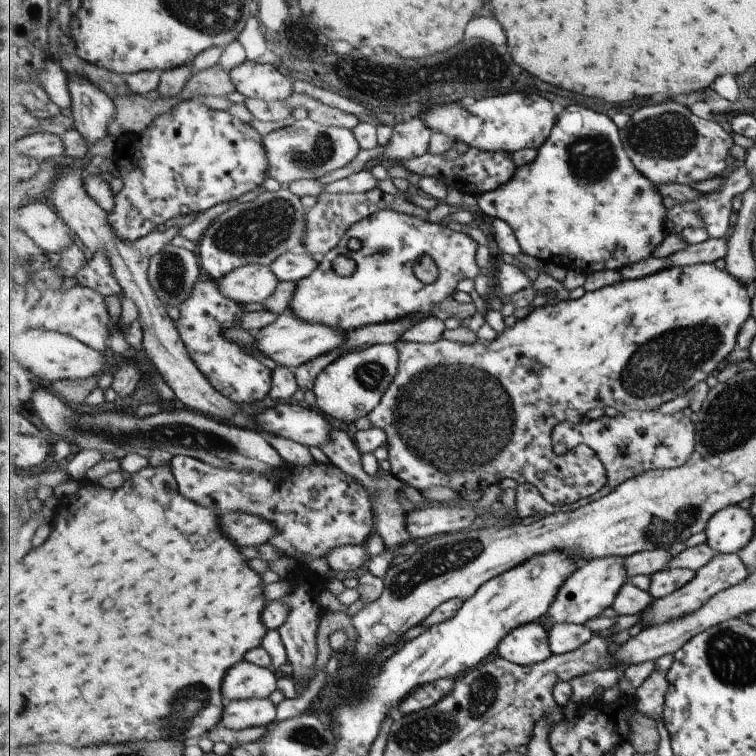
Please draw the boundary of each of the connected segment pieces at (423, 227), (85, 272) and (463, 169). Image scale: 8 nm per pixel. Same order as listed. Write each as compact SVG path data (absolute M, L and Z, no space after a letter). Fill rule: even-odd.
M390 209L381 210L359 224L353 224L339 242L339 247L319 258L319 268L297 284L290 305L292 314L305 321L329 325L345 334L408 317L423 321L456 294L459 282L465 279L475 281L481 275L477 264L479 245L469 234L455 232L443 221L433 224L429 219ZM351 238L361 243L356 252L351 252L347 246ZM425 255L431 257L439 269L439 277L430 285L421 284L415 276L415 264ZM339 256L355 260L354 274L337 274L334 263Z
M103 252L93 255L91 260L86 260L83 268L77 272L75 278L78 284L83 287L97 289L105 298L123 294L122 286L115 279L113 268Z
M470 147L465 154L456 156L455 159L449 159L445 156L445 153L431 154L431 152L427 152L424 156L401 161L400 165L417 175L422 175L423 179L440 178L448 186L455 186L462 194L470 193L475 196L481 196L504 186L514 178L514 175L521 168L514 162L511 153L506 151L483 151L474 147Z

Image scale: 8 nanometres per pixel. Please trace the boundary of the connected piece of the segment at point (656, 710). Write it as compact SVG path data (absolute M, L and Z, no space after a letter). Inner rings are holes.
M651 673L641 684L635 694L636 708L641 713L652 717L655 721L662 720L669 682L666 674Z

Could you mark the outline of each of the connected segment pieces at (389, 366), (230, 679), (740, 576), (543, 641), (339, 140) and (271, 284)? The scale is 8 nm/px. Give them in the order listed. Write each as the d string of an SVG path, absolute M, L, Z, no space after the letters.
M378 343L359 352L348 352L330 363L318 375L314 385L316 409L346 422L368 417L398 376L400 353L395 343Z
M242 661L227 672L223 697L225 702L268 699L275 690L278 690L278 679L269 668Z
M738 553L716 555L703 569L696 572L696 578L686 587L663 599L655 599L651 608L641 615L641 627L667 623L675 618L696 612L719 592L743 583L750 576L750 570Z
M543 621L520 627L511 632L499 644L497 654L522 666L544 662L553 655L548 632L549 628L545 626Z
M309 117L265 135L263 141L270 160L270 177L290 187L301 179L315 179L348 166L362 150L353 129L325 127Z
M269 265L240 267L217 282L224 295L243 305L253 302L264 304L281 283Z

